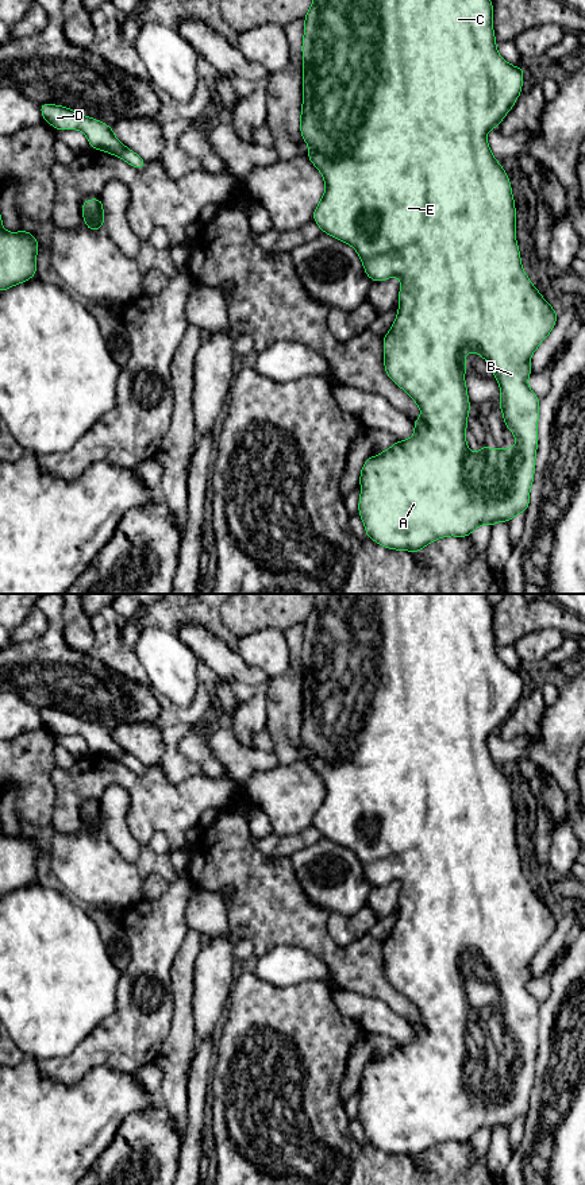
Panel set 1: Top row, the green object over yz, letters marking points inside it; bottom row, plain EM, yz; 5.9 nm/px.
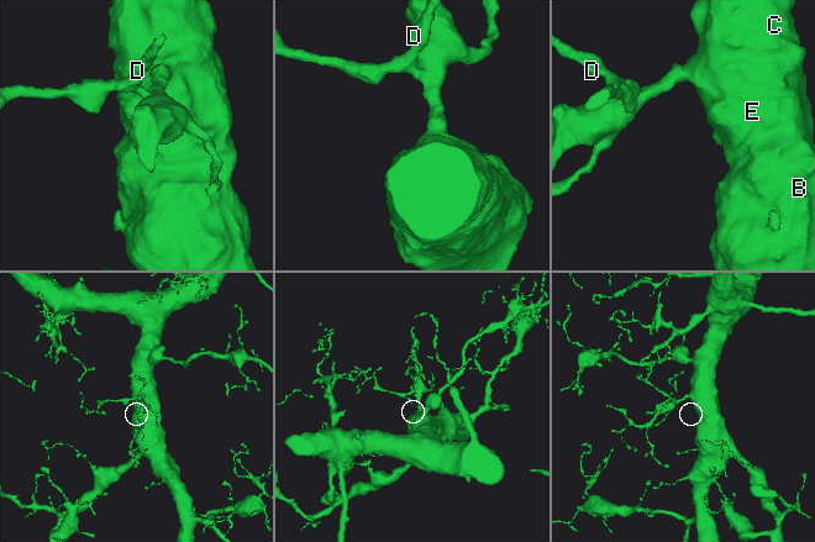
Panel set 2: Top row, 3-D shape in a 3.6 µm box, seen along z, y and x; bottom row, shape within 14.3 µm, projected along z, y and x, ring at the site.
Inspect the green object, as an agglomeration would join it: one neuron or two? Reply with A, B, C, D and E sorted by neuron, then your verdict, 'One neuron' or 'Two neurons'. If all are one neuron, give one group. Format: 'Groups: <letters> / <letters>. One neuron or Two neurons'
Groups: A B C D E. One neuron

